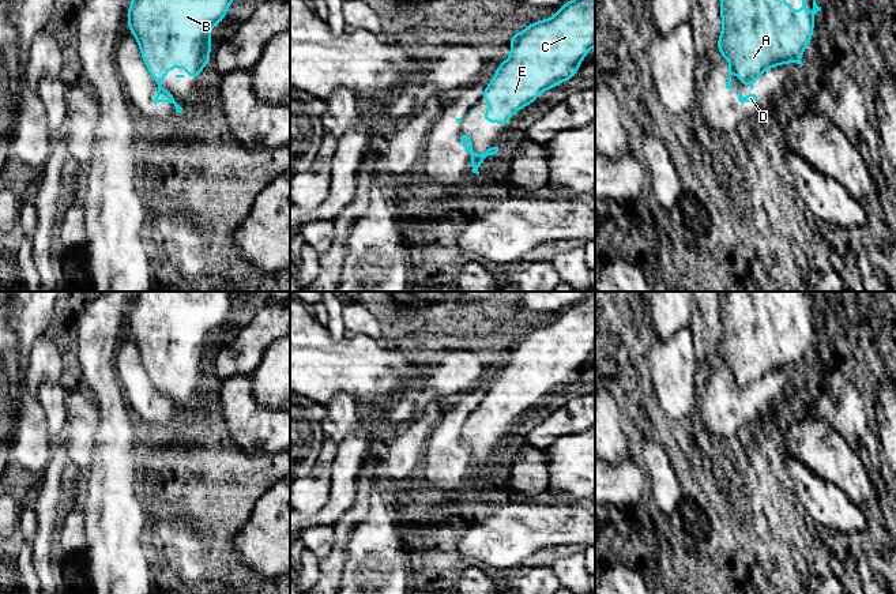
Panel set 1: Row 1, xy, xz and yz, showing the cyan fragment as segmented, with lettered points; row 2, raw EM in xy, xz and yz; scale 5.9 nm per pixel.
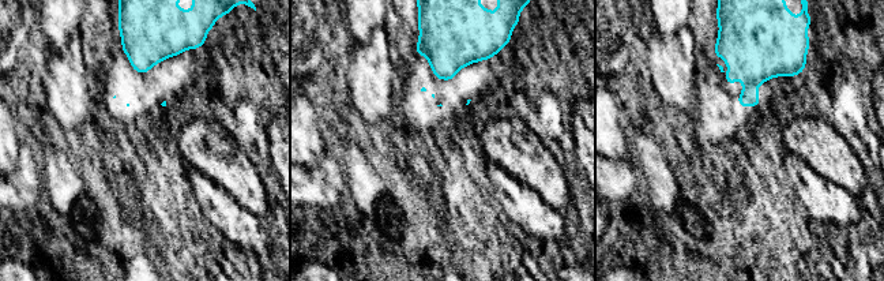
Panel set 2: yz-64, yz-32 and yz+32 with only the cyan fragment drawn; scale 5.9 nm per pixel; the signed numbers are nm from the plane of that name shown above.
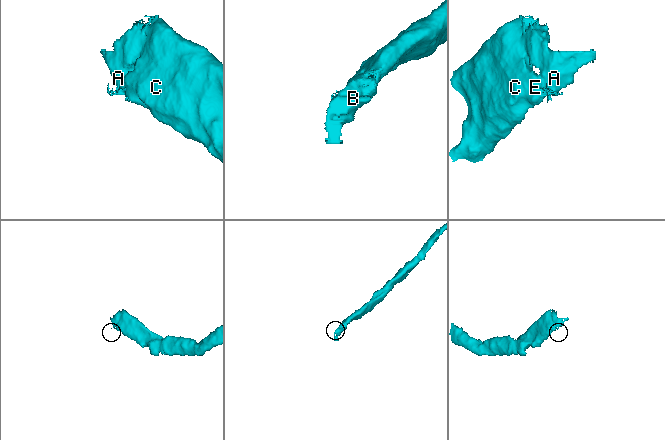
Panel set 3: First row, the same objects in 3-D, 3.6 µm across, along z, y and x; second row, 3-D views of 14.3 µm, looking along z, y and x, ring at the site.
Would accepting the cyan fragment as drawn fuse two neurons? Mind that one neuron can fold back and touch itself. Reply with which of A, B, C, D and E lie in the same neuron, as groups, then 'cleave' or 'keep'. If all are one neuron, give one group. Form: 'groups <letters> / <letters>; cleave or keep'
groups A B C E / D; cleave

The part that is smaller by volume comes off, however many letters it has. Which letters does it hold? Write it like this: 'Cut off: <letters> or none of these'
Cut off: D

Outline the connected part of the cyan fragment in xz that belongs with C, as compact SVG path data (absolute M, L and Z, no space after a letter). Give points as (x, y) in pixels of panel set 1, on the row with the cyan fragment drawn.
M572 0L560 7L550 19L534 22L511 37L511 56L500 63L498 71L485 89L482 98L489 102L483 121L505 127L512 114L532 104L537 95L571 80L588 50L595 46L595 0Z

